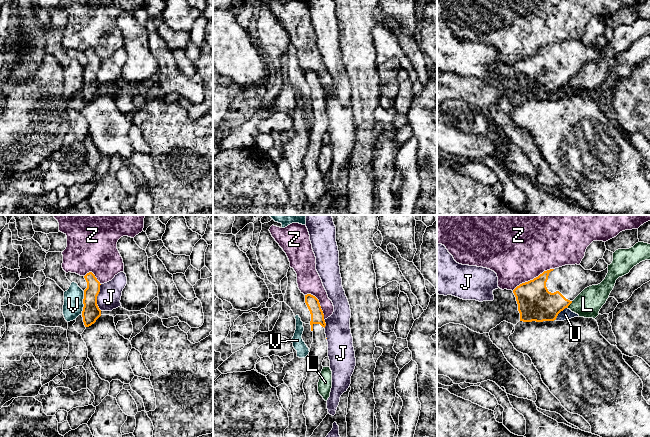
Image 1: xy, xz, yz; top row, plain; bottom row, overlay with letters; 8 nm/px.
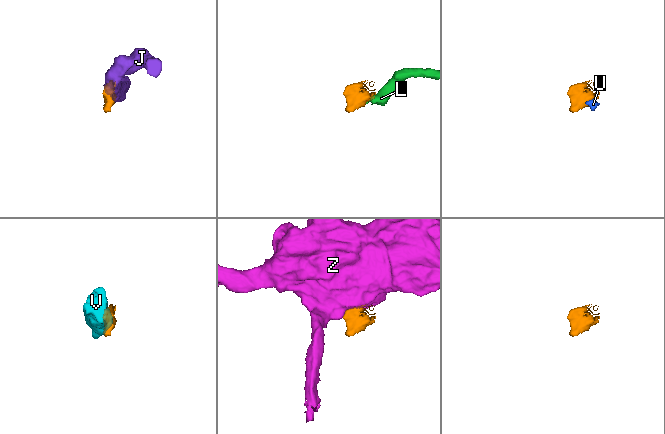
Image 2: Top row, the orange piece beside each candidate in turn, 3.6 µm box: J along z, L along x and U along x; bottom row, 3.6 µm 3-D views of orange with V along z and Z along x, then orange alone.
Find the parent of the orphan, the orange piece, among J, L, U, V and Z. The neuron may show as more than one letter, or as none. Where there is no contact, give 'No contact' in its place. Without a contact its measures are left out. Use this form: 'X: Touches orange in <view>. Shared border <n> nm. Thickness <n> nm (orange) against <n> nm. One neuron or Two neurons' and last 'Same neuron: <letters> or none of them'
J: Touches orange in xy. Shared border 220 nm. Thickness 140 nm (orange) against 180 nm. Two neurons
L: Touches orange in yz. Shared border 70 nm. Thickness 260 nm (orange) against 220 nm. Two neurons
U: Touches orange in yz. Shared border 140 nm. Thickness 280 nm (orange) against 90 nm. Two neurons
V: Touches orange in xy. Shared border 190 nm. Thickness 140 nm (orange) against 160 nm. Two neurons
Z: Touches orange in yz. Shared border 380 nm. Thickness 280 nm (orange) against 480 nm. Two neurons
Same neuron: none of them

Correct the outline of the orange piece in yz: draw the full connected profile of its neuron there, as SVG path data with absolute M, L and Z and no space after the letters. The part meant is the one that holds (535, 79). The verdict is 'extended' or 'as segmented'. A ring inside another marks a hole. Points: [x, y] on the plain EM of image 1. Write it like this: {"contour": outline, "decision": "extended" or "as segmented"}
{"contour": "M565 41L544 47L538 53L517 62L513 67L507 65L493 66L494 76L479 78L463 76L452 71L437 70L437 105L454 99L464 101L470 106L483 110L489 109L501 98L516 101L523 98L554 97L558 90L587 63L600 60L608 49L608 43L601 47L585 46L581 41Z", "decision": "extended"}

